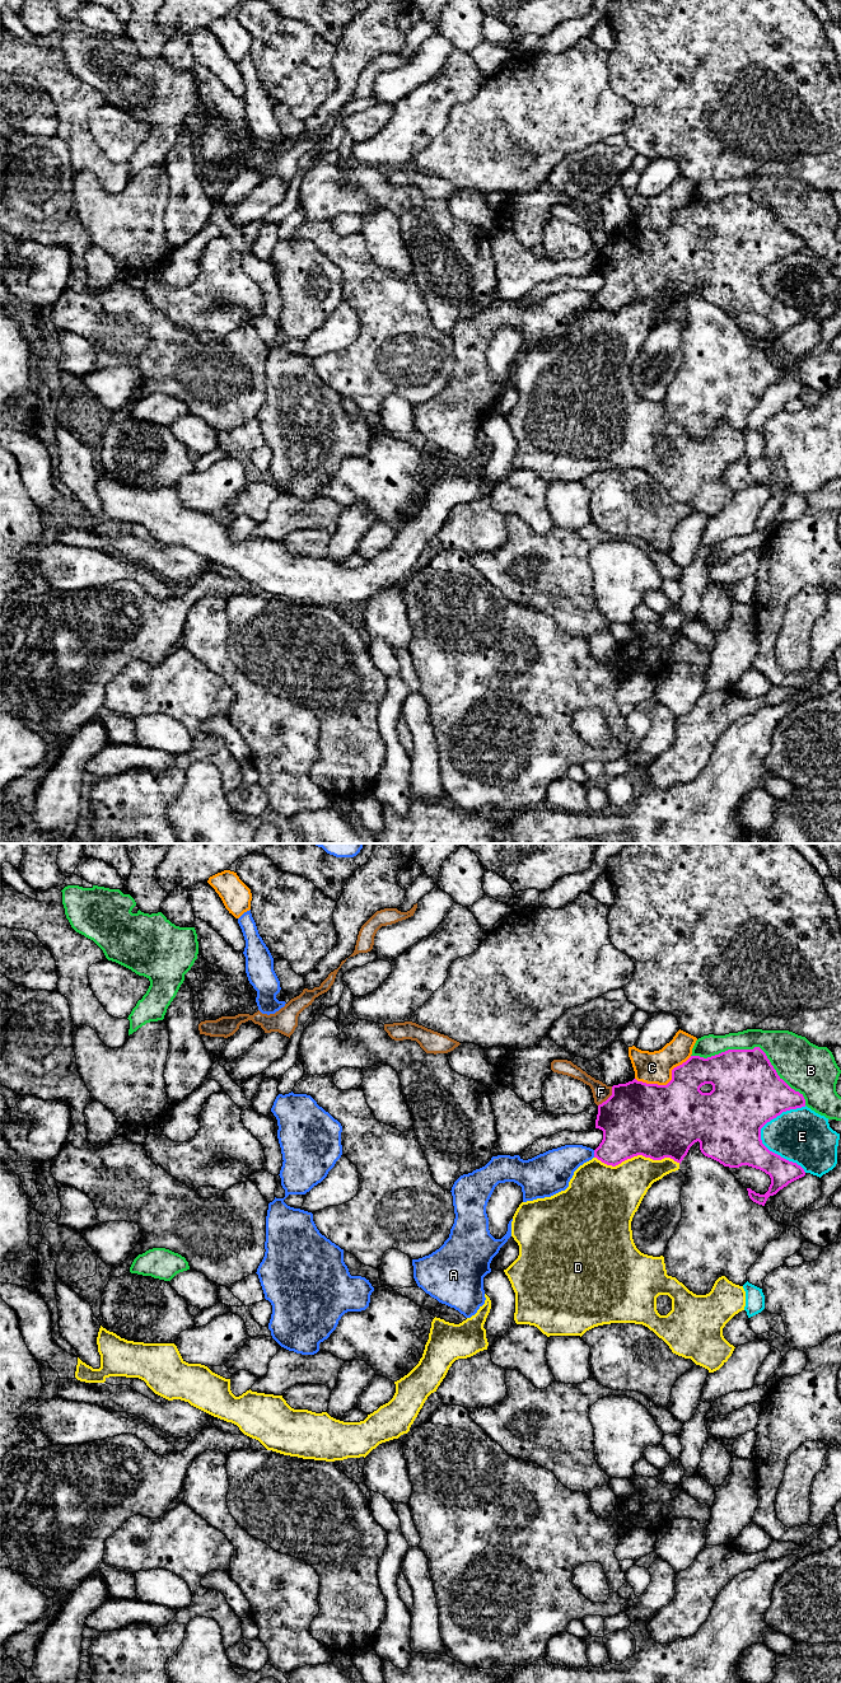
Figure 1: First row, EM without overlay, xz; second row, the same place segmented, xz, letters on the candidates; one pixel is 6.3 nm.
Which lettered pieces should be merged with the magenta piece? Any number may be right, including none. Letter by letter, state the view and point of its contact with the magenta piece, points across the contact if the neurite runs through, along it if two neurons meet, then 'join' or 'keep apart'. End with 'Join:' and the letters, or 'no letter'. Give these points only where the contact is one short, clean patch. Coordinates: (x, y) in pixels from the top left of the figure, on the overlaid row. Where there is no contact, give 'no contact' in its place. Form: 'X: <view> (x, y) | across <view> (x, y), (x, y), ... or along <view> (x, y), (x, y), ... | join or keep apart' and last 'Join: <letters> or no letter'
A: xz (594, 1154) | keep apart
B: xz (755, 1047) | keep apart
C: xz (668, 1083) | keep apart
D: xz (638, 1154) | keep apart
E: xz (760, 1137) | keep apart
F: xz (610, 1097) | along xz (612, 1087), (612, 1093), (598, 1106) | keep apart
Join: no letter

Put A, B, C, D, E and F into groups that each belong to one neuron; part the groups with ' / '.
A / B / C / D / E / F

